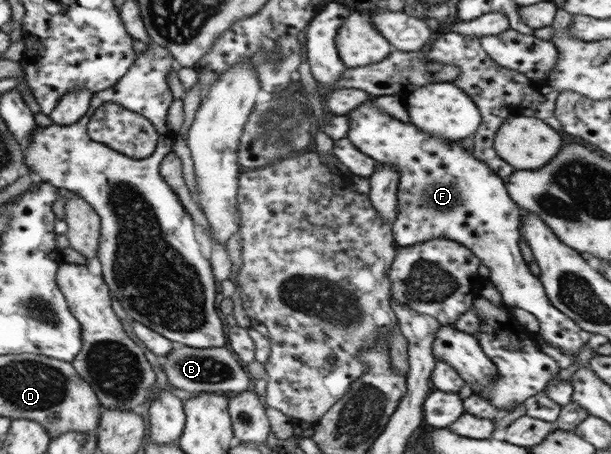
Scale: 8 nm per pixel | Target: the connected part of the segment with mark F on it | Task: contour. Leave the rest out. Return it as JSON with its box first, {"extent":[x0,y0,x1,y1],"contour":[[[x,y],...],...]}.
{"extent":[347,96,590,363],"contour":[[[369,96],[360,107],[348,113],[347,138],[368,157],[380,163],[393,165],[399,173],[397,189],[397,218],[393,221],[393,236],[397,246],[408,247],[424,243],[431,239],[444,238],[455,241],[467,247],[481,264],[490,269],[489,280],[497,287],[502,296],[503,303],[510,307],[520,307],[536,316],[540,322],[540,335],[552,345],[562,349],[562,353],[572,355],[573,363],[577,362],[578,353],[584,344],[590,340],[590,333],[580,329],[562,310],[556,309],[548,299],[543,283],[538,276],[530,272],[518,242],[520,241],[520,222],[522,209],[508,195],[505,181],[490,169],[486,162],[480,161],[472,150],[466,150],[460,143],[443,140],[438,136],[420,131],[411,123],[403,123],[391,115],[378,109],[371,101],[374,96]]]}

